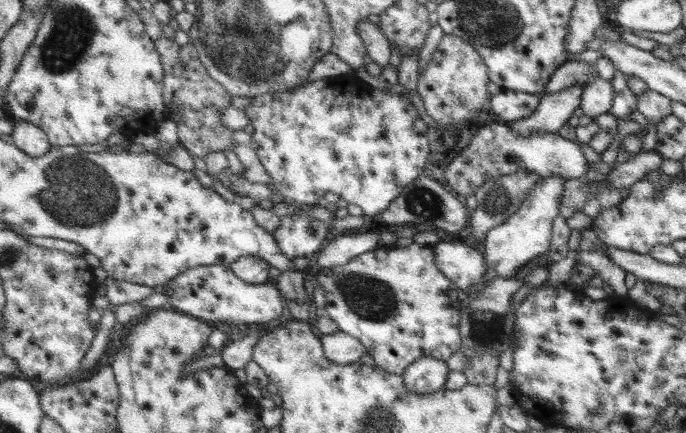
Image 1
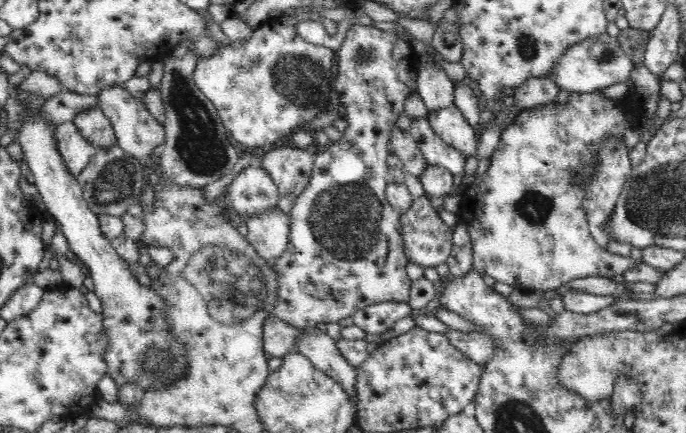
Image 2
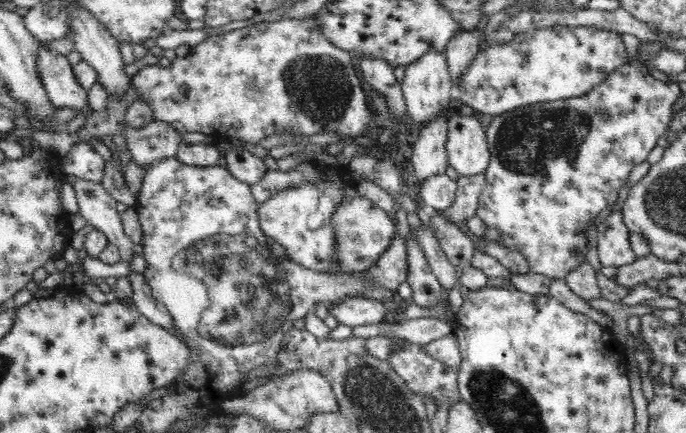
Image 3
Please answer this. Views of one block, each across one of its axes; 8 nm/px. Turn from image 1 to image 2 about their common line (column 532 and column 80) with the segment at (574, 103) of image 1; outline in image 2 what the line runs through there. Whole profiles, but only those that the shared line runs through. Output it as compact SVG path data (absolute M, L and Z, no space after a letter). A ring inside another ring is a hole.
M94 106L94 108L88 108L86 112L80 112L72 122L78 126L80 134L96 148L110 150L118 144L114 126L112 126L110 118L106 118L106 114L102 112L100 106Z

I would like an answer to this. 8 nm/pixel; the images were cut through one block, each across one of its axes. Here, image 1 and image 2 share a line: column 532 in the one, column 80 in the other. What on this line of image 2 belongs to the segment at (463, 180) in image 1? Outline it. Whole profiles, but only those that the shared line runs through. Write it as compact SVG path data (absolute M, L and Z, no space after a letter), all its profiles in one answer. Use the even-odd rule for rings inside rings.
M64 122L64 124L56 126L54 144L56 144L56 150L58 150L64 166L76 178L82 174L82 170L86 168L90 158L96 154L96 146L92 146L80 134L80 130L74 122Z

